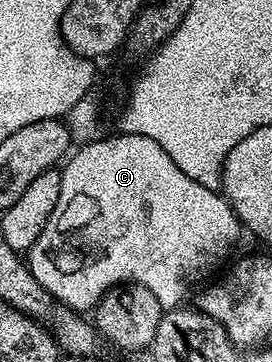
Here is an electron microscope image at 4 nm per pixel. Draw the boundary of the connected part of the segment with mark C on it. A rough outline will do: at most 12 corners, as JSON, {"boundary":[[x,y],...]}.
{"boundary":[[154,139],[81,144],[28,270],[95,310],[164,310],[242,226]]}

